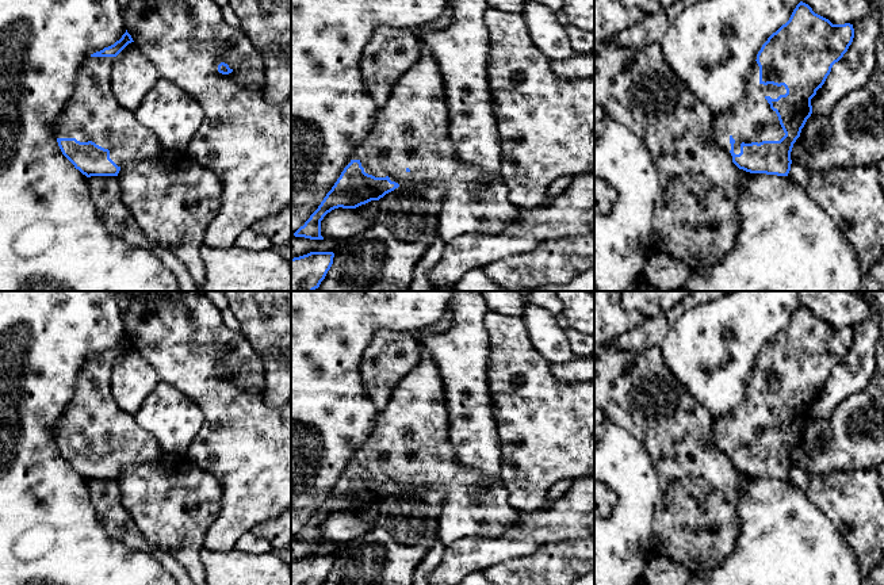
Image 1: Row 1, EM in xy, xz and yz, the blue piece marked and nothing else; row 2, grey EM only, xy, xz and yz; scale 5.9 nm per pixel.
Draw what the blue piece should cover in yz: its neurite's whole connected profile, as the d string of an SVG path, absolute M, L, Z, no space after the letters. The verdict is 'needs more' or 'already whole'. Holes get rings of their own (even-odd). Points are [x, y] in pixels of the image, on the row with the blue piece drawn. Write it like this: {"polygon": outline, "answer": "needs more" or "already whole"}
{"polygon": "M800 1L789 20L758 51L742 102L712 118L711 138L715 145L726 150L739 169L788 176L793 144L812 114L811 99L824 84L833 65L847 51L853 38L853 24L833 24Z", "answer": "needs more"}

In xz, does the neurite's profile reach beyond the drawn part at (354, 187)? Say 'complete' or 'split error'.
split error

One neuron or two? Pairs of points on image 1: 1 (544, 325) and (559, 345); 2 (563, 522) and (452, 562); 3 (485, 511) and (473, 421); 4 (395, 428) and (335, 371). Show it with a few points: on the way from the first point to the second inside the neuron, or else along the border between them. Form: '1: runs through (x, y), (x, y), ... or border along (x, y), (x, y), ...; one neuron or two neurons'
1: runs through (544, 331), (554, 340); one neuron
2: runs through (536, 528), (501, 549), (479, 553); one neuron
3: border along (454, 451), (455, 461), (465, 469), (500, 477); two neurons
4: border along (379, 412), (377, 425), (364, 442); two neurons

